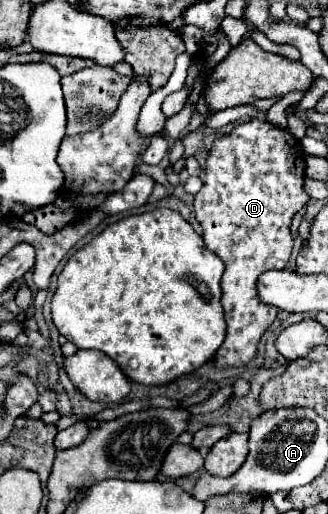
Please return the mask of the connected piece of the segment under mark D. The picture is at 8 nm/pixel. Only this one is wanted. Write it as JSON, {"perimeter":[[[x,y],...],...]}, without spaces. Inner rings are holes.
{"perimeter":[[[251,118],[249,122],[239,124],[231,134],[215,140],[213,148],[209,150],[205,184],[195,194],[195,216],[203,226],[205,246],[225,262],[225,272],[221,278],[221,306],[227,322],[227,336],[211,358],[217,370],[247,366],[251,360],[255,360],[259,338],[277,318],[277,308],[261,302],[255,282],[263,272],[281,270],[289,262],[293,250],[293,236],[289,232],[291,218],[309,202],[309,196],[303,190],[303,158],[305,154],[301,150],[301,144],[293,134],[273,126],[269,120],[259,118]]]}

